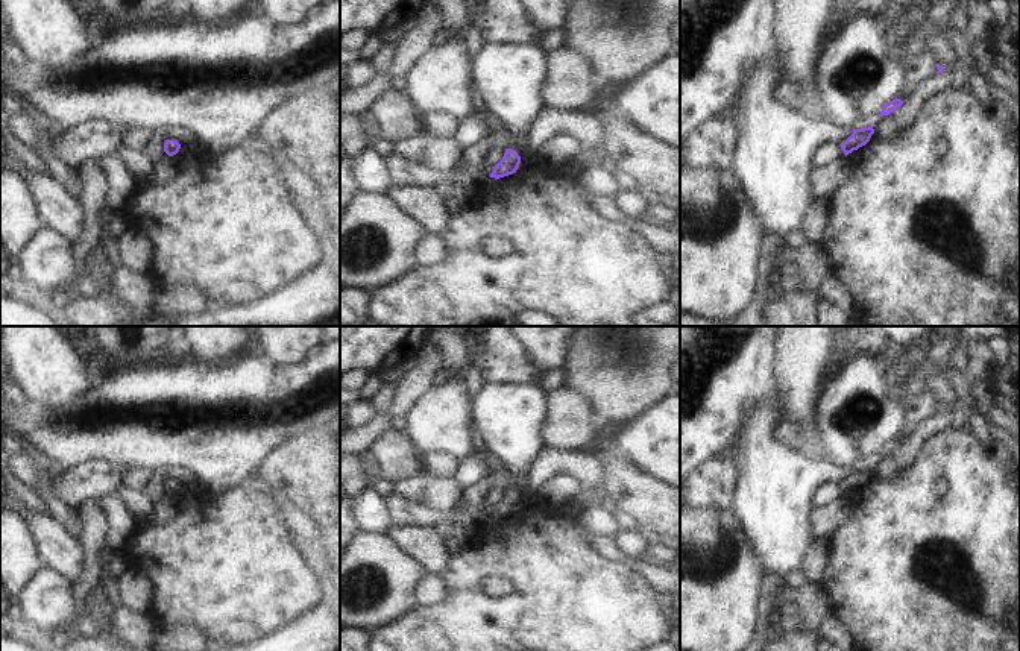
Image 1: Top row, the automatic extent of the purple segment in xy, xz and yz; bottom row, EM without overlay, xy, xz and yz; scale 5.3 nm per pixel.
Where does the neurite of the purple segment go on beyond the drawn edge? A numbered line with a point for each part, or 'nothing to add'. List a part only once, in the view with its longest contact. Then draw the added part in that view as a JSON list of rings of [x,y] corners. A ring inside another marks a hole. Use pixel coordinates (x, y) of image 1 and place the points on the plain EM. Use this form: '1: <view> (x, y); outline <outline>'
nothing to add

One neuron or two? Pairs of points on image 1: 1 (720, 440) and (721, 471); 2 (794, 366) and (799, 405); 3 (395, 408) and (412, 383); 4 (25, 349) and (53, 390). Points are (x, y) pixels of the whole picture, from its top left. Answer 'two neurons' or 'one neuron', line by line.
1: two neurons
2: one neuron
3: one neuron
4: one neuron

